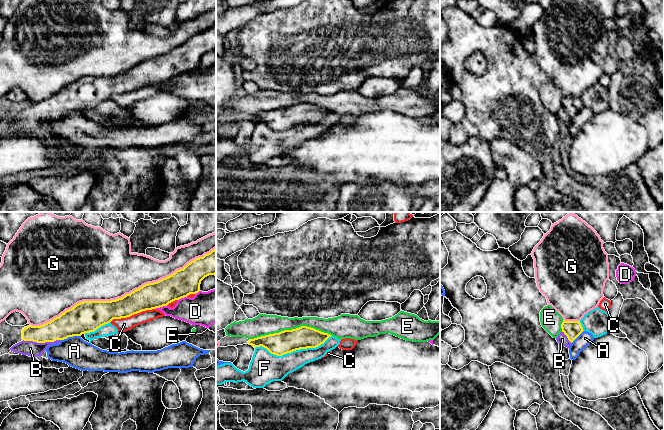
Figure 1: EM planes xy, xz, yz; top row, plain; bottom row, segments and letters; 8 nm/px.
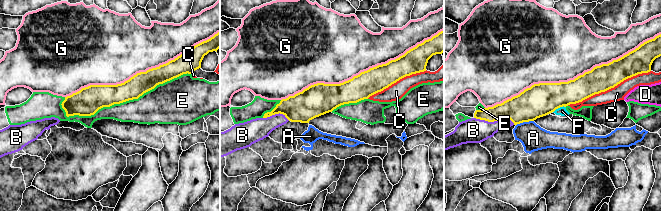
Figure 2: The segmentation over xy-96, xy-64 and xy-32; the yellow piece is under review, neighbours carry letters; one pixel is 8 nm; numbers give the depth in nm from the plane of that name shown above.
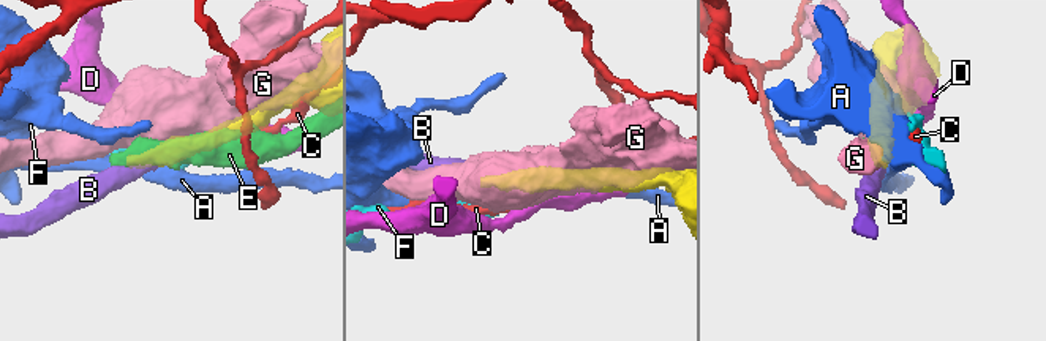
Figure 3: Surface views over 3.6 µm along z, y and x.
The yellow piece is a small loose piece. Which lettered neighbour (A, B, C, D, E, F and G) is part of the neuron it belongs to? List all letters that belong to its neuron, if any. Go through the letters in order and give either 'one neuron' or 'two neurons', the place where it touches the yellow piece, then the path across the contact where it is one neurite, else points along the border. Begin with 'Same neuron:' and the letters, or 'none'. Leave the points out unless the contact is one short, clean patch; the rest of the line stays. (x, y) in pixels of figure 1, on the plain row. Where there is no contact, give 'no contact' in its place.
Same neuron: B
A: two neurons; meets yellow in xy at (70, 112); border along xy (80, 111), (74, 111), (61, 116)
B: one neuron; meets yellow in xy at (42, 118); runs through xy (67, 100), (52, 108), (42, 118), (36, 118), (30, 124)
C: two neurons; meets yellow in xy at (132, 90)
D: two neurons; meets yellow in xy at (160, 82)
E: two neurons; meets yellow in xz at (292, 105)
F: two neurons; meets yellow in xz at (293, 126)
G: two neurons; meets yellow in xy at (123, 72)

